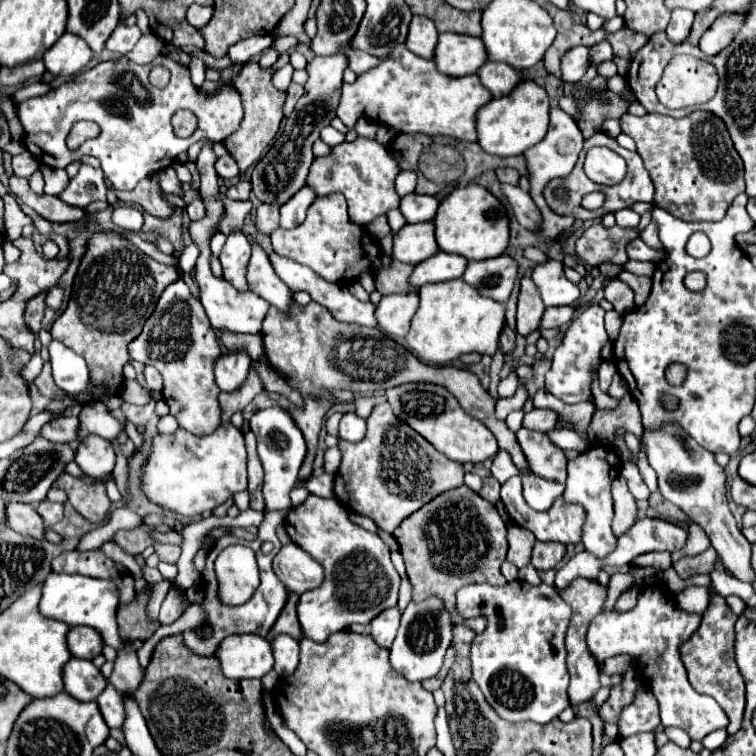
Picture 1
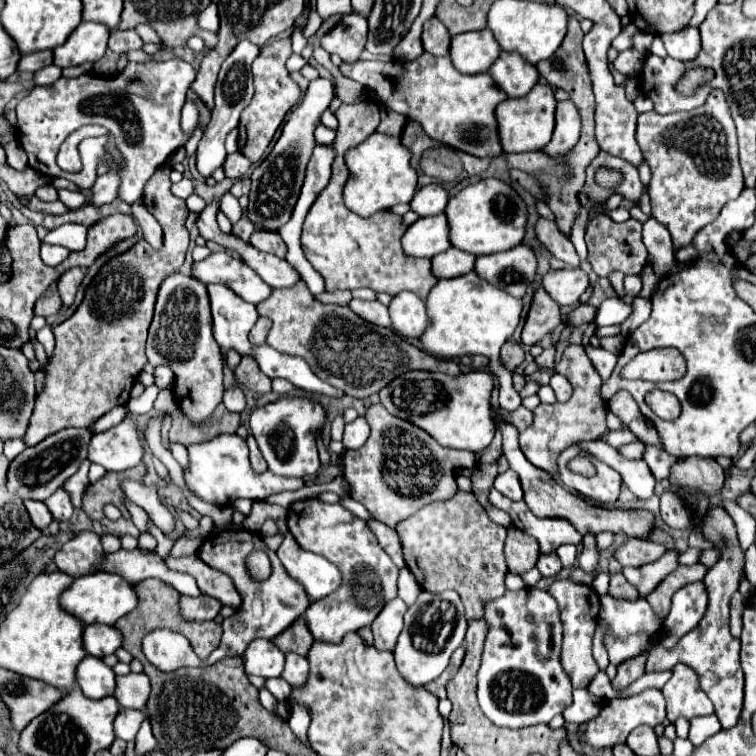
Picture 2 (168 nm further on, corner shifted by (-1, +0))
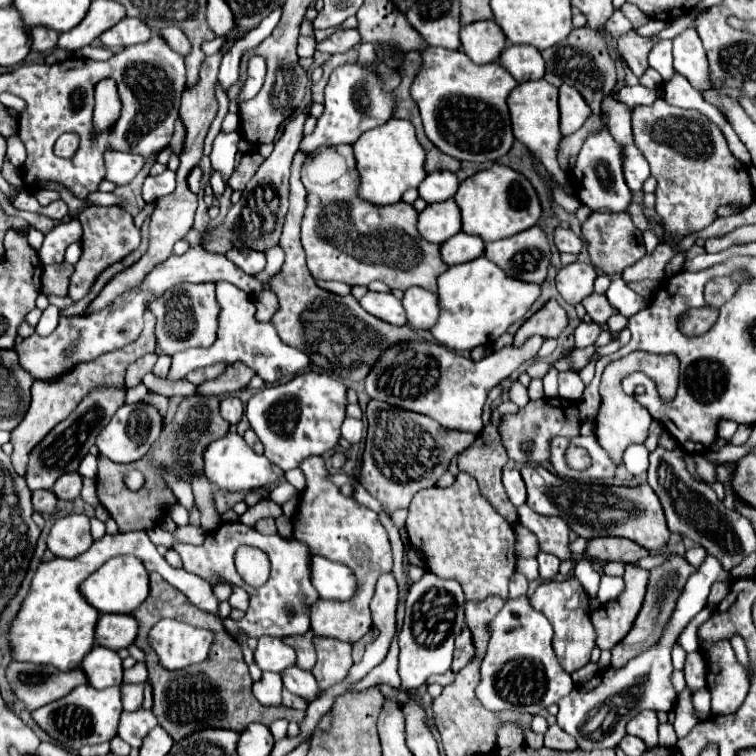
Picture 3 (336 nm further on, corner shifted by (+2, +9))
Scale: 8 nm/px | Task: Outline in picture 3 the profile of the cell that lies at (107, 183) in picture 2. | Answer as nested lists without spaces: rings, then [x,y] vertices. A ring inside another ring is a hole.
[[[108,148],[104,154],[104,166],[106,166],[106,180],[114,182],[116,186],[124,186],[142,170],[144,160],[138,154]]]

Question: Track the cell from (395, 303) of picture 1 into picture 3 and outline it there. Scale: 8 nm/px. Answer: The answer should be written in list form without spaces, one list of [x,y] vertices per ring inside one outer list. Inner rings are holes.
[[[412,286],[404,292],[402,306],[408,316],[408,326],[414,330],[426,332],[438,320],[438,298],[434,292]]]

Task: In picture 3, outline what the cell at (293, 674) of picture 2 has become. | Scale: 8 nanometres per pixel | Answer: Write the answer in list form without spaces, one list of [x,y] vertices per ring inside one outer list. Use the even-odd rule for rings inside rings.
[[[296,664],[288,666],[284,672],[282,672],[282,680],[284,680],[284,686],[296,694],[296,696],[302,696],[306,702],[312,702],[316,698],[316,692],[318,692],[318,684],[312,676],[310,670],[304,670]]]

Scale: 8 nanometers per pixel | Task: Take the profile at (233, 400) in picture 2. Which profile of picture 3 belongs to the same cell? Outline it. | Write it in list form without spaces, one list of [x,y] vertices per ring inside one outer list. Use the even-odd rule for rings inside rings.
[[[222,398],[220,402],[220,414],[228,424],[238,424],[238,420],[242,418],[244,406],[240,402],[240,398]]]

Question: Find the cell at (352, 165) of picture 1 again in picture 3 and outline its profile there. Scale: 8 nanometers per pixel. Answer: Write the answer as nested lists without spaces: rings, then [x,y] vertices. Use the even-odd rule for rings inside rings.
[[[390,118],[390,122],[368,130],[352,144],[356,168],[360,172],[358,198],[372,204],[394,204],[402,198],[408,188],[418,188],[426,178],[424,172],[424,150],[416,140],[414,126],[408,120]]]

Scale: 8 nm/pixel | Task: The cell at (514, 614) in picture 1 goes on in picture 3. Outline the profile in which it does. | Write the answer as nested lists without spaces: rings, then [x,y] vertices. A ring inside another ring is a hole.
[[[528,596],[506,600],[504,608],[490,622],[490,642],[480,666],[480,684],[476,698],[488,710],[516,710],[540,714],[550,704],[570,694],[574,682],[556,660],[552,650],[554,630],[542,612],[536,612]]]

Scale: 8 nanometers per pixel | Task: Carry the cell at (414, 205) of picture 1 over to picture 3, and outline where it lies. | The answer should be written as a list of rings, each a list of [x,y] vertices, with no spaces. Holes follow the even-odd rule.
[[[432,172],[418,186],[420,198],[428,204],[448,200],[456,194],[456,190],[458,190],[458,178],[452,172]]]

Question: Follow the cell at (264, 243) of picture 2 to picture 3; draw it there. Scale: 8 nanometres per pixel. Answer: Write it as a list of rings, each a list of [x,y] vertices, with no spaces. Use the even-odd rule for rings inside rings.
[[[276,244],[276,246],[272,246],[272,248],[266,248],[266,270],[264,270],[264,274],[258,274],[258,278],[260,278],[260,282],[266,282],[268,278],[272,278],[278,270],[280,270],[280,266],[282,266],[282,262],[284,262],[284,252],[280,250],[280,246]]]

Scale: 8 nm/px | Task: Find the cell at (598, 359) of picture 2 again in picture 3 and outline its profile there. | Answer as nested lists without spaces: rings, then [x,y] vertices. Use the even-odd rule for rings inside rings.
[[[580,322],[580,326],[576,328],[576,348],[594,346],[598,334],[600,334],[600,326],[596,322],[592,322],[592,324]]]

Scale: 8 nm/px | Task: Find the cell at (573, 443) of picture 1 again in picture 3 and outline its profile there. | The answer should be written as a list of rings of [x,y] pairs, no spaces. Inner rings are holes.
[[[632,444],[626,448],[624,456],[622,456],[622,464],[626,466],[626,470],[634,476],[640,476],[642,472],[648,470],[648,450],[642,444]]]

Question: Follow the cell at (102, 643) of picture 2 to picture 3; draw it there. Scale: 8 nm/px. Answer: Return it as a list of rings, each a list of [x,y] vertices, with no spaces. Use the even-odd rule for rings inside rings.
[[[102,614],[96,624],[96,644],[110,650],[126,648],[134,642],[138,622],[128,614]]]

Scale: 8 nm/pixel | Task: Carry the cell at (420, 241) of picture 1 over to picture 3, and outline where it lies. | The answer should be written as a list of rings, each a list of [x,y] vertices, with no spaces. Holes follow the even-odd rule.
[[[452,198],[444,202],[428,204],[418,214],[418,232],[424,240],[432,244],[446,242],[448,238],[458,234],[460,228],[462,228],[460,210]]]

